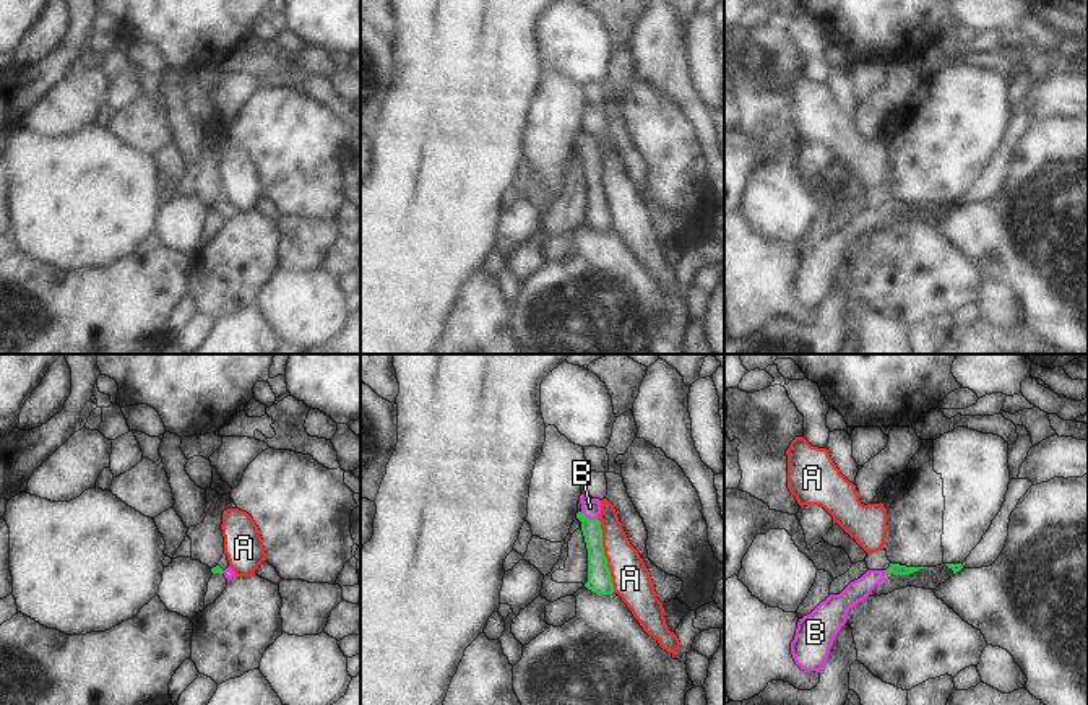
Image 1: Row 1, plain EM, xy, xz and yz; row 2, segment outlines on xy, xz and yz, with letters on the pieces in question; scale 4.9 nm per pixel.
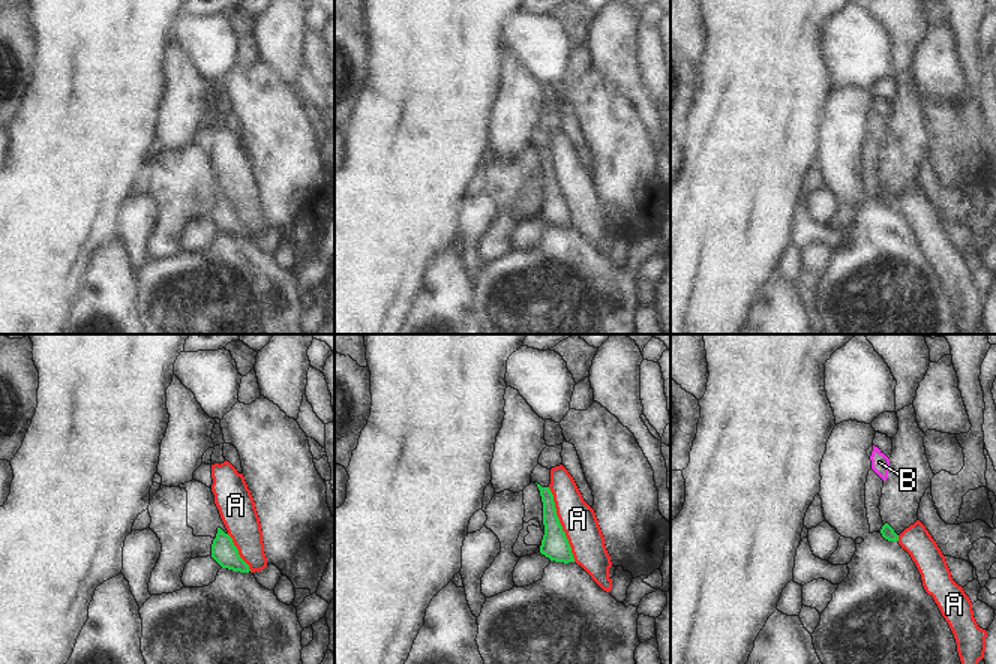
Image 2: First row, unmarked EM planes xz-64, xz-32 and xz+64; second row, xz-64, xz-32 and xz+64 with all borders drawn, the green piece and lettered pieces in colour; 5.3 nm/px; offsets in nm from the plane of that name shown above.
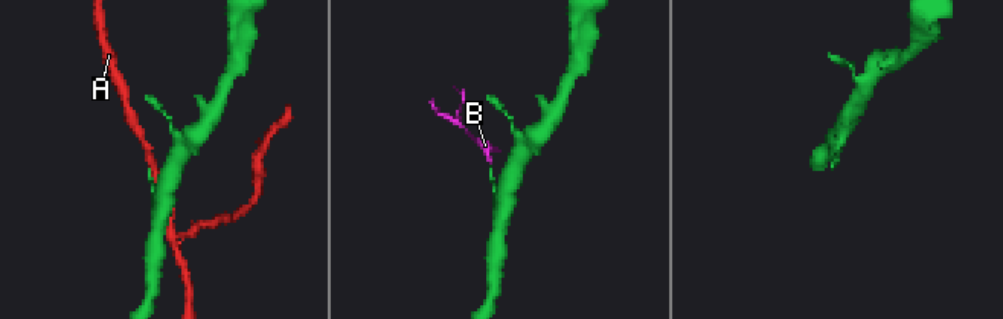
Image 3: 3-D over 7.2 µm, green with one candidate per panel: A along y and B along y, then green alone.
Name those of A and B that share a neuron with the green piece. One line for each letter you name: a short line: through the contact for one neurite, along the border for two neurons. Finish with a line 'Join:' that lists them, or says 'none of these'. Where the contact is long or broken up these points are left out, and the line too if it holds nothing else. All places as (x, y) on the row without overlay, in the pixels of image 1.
B: line xz (591, 166), (588, 155), (590, 143)
Join: B

